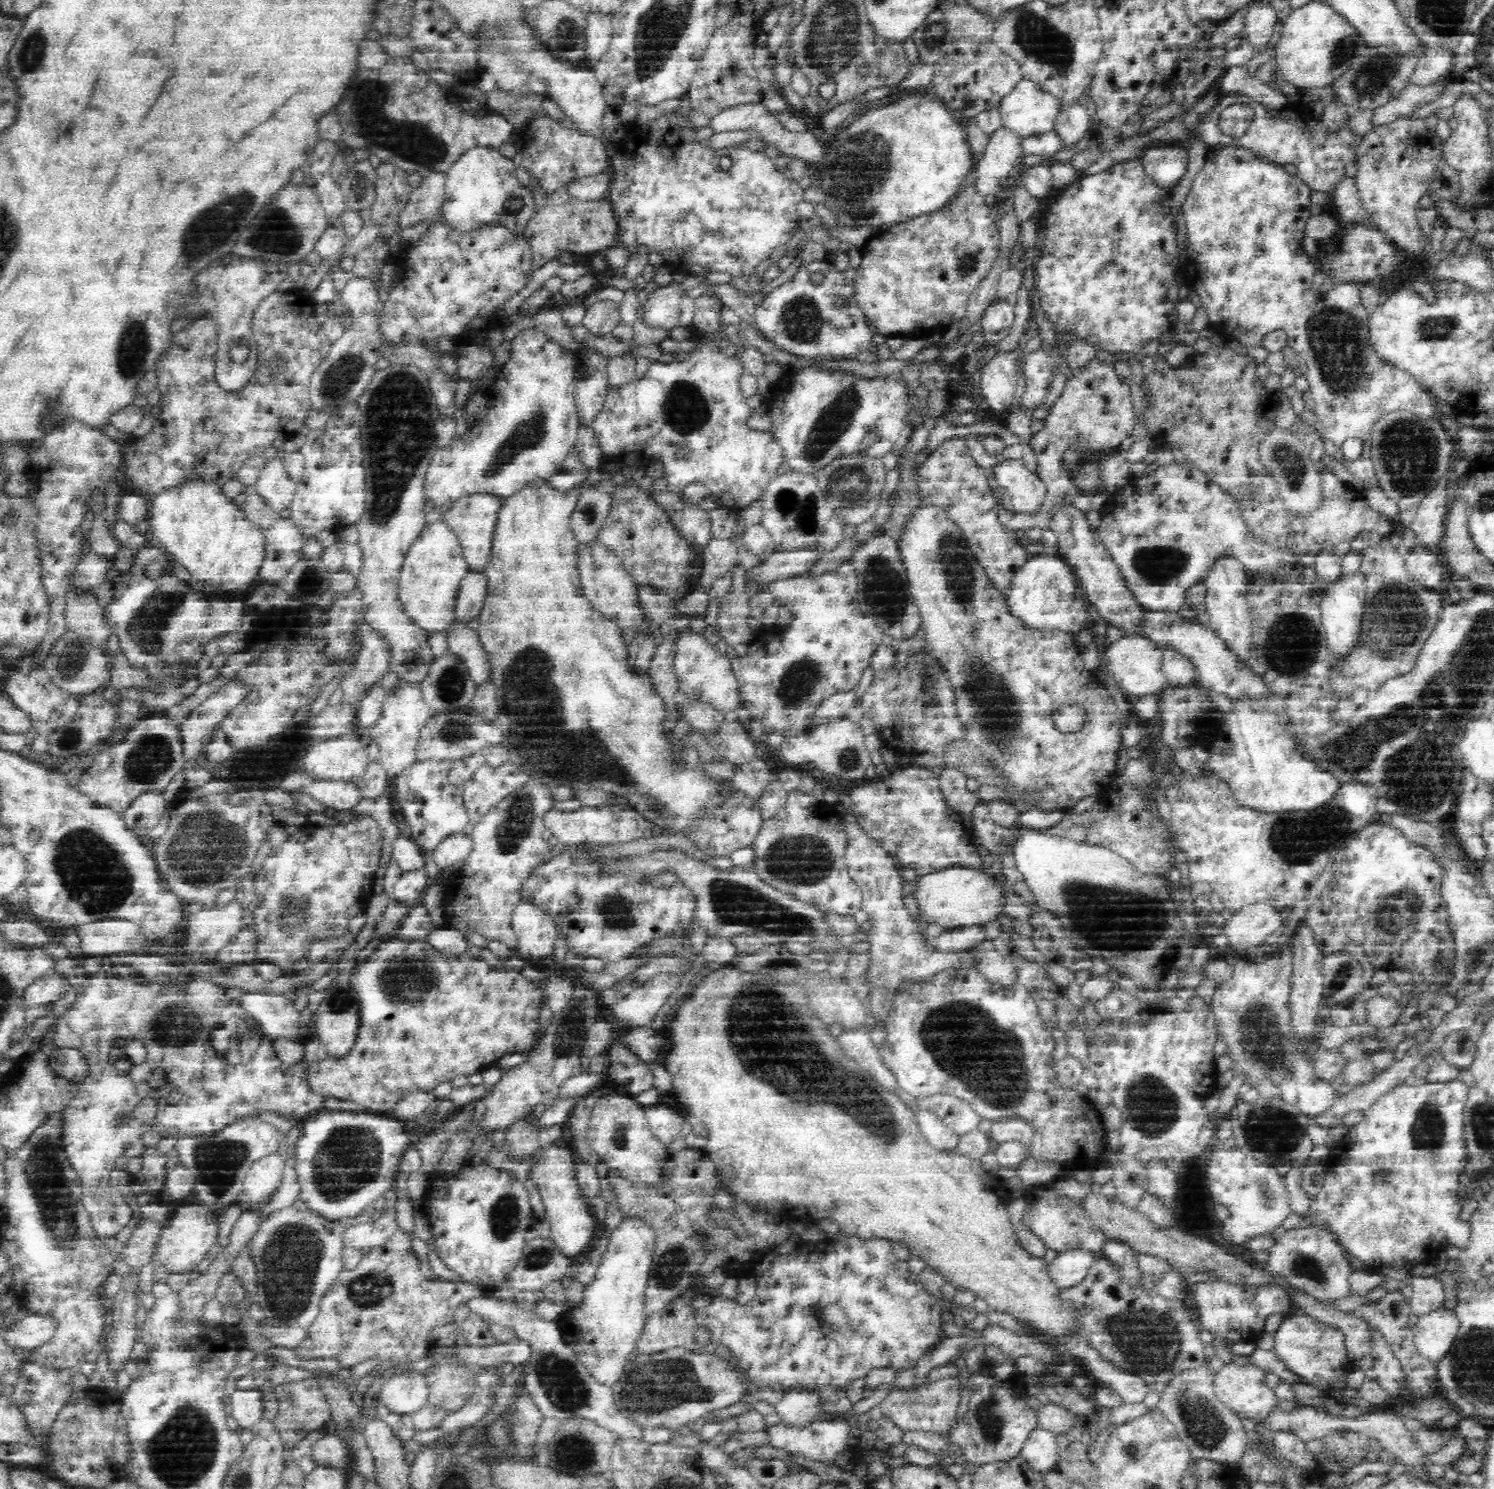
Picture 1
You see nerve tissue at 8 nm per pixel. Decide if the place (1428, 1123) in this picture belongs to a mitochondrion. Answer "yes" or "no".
yes

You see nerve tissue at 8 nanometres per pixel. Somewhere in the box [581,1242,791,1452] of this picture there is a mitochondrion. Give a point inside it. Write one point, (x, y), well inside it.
(654, 1382)

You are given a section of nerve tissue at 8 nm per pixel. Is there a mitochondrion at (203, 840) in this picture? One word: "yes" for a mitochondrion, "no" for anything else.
yes

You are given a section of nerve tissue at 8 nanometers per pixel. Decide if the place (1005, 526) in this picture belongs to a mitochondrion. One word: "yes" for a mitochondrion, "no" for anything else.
no

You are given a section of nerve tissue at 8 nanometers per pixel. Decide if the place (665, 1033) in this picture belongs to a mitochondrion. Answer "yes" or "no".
no

